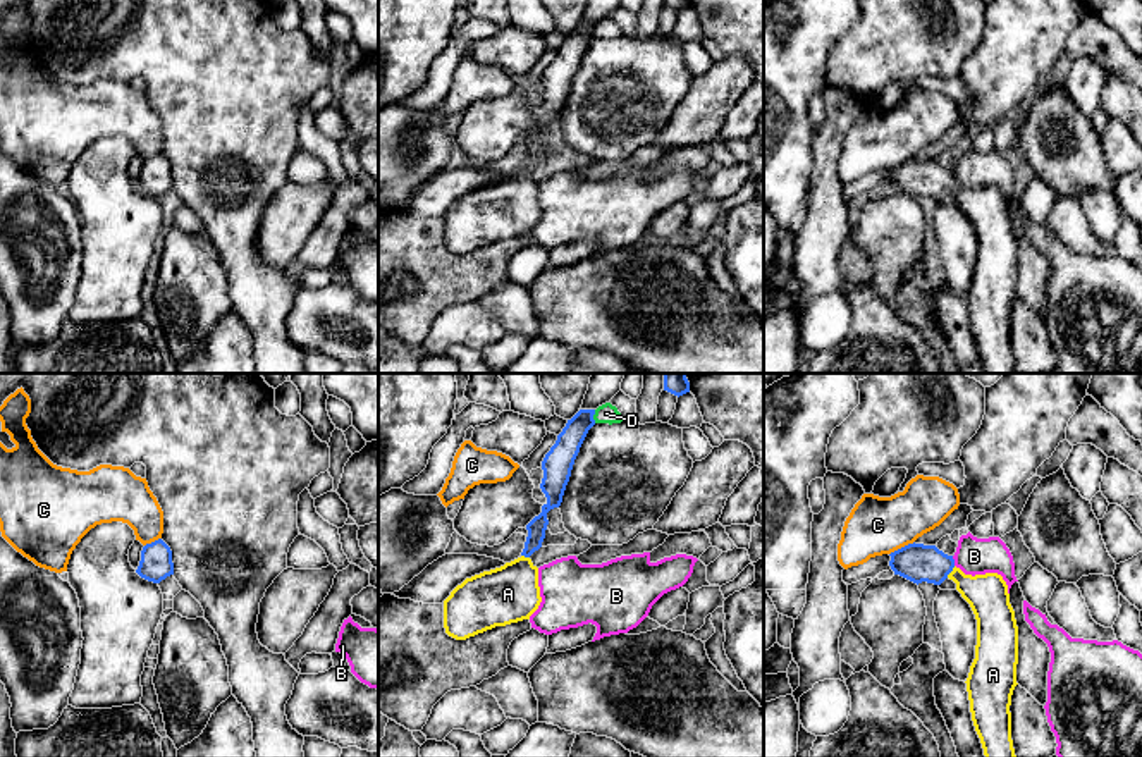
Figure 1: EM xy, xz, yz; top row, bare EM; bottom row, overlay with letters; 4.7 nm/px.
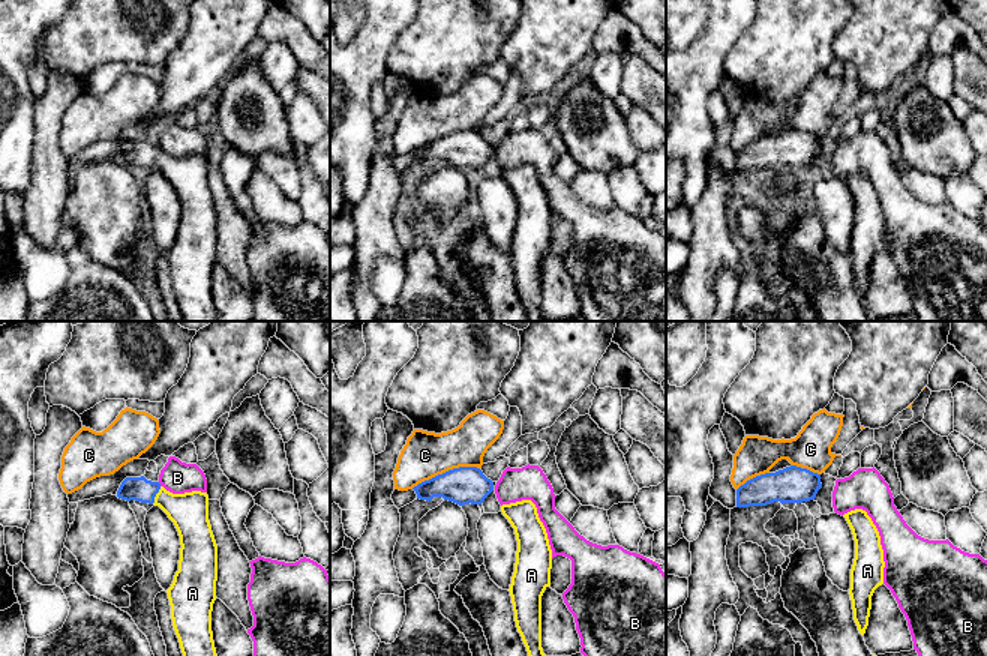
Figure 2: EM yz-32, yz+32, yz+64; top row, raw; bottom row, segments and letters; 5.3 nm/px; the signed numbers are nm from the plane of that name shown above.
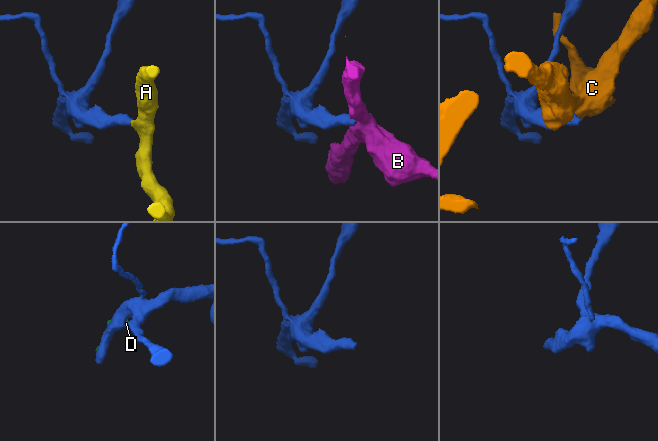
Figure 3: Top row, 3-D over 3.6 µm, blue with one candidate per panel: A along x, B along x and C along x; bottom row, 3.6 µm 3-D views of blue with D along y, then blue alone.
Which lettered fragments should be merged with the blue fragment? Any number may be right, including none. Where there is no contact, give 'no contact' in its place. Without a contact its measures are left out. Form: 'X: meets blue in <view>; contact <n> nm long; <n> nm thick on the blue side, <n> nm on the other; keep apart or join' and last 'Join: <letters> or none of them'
A: meets blue in yz; contact 70 nm long; 180 nm thick on the blue side, 190 nm on the other; join
B: meets blue in yz; contact 50 nm long; 180 nm thick on the blue side, 180 nm on the other; keep apart
C: meets blue in yz; contact 140 nm long; 180 nm thick on the blue side, 280 nm on the other; keep apart
D: meets blue in xz; contact 60 nm long; 130 nm thick on the blue side, 90 nm on the other; keep apart
Join: A

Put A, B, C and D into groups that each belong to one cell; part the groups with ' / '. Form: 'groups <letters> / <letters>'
groups A / B / C / D

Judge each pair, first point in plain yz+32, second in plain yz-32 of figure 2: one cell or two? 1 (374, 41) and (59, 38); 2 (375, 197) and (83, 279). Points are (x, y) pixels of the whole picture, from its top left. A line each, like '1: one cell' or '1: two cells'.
1: two cells
2: two cells

